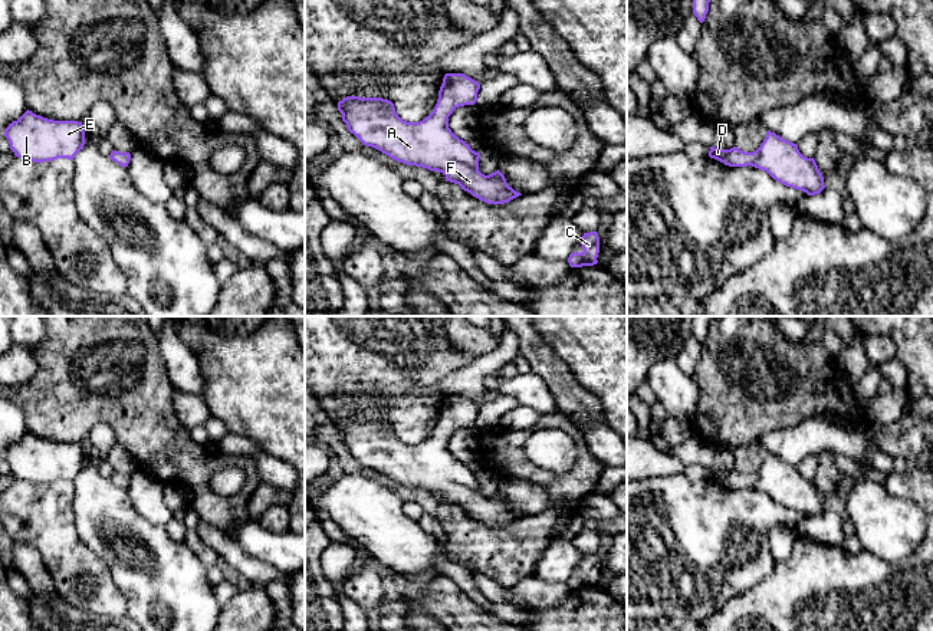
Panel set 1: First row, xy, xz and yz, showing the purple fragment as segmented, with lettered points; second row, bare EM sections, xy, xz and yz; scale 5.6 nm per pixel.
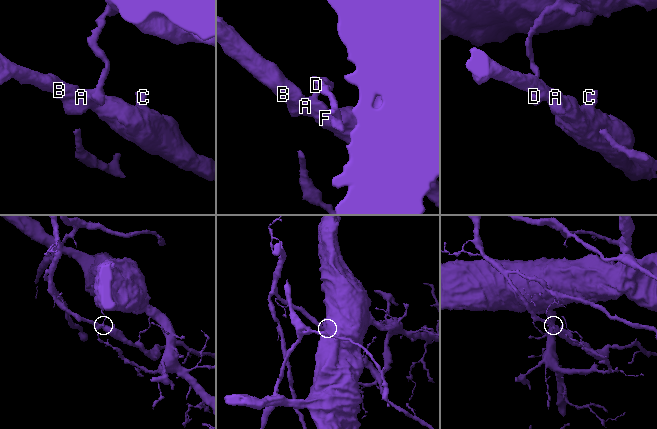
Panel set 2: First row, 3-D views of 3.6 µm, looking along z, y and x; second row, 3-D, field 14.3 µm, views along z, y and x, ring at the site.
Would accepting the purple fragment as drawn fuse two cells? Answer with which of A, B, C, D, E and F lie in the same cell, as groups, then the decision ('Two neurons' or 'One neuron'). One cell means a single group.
Groups: A B C E F / D. Two neurons

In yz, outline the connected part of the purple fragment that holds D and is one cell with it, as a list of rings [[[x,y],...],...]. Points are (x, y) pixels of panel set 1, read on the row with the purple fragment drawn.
[[[710,147],[709,157],[714,158],[729,167],[748,167],[749,165],[745,160],[746,152],[740,151],[736,147],[733,147],[730,149]]]

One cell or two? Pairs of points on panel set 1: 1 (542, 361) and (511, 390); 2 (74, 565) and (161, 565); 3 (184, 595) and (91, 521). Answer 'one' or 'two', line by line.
1: two
2: two
3: one

